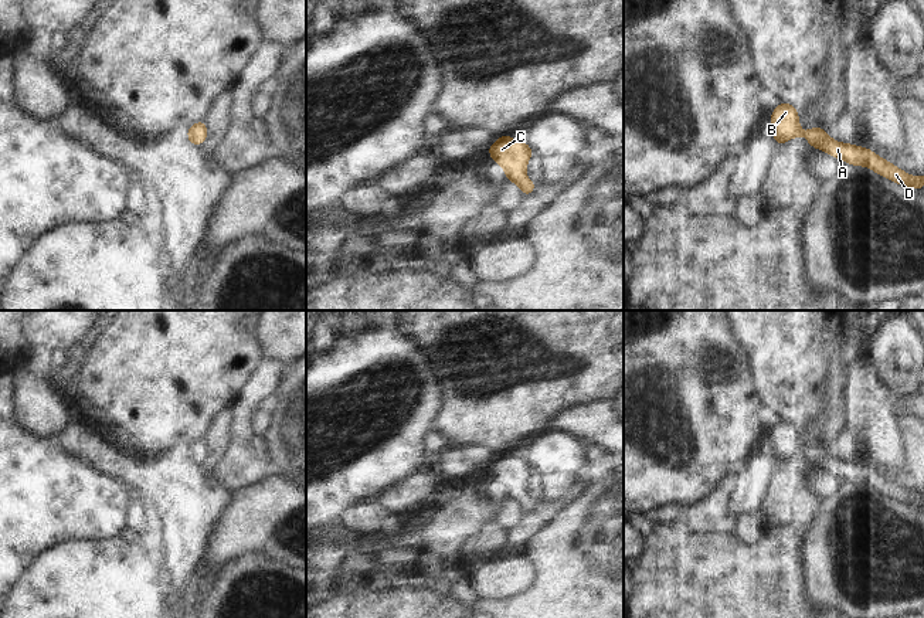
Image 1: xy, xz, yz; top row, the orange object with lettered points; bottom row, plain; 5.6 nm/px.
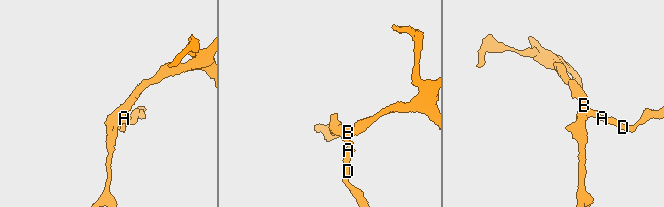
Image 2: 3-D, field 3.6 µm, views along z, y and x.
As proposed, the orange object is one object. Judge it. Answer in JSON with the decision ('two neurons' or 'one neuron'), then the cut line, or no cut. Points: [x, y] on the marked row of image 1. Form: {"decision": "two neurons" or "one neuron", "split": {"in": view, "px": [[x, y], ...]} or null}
{"decision": "one neuron", "split": null}

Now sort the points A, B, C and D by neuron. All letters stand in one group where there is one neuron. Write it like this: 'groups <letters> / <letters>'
groups A B C D

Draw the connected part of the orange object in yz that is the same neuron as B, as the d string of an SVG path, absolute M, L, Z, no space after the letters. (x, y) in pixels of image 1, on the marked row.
M781 102L771 111L771 130L777 146L784 145L794 137L804 136L811 147L826 152L829 156L838 157L852 166L870 167L876 174L908 189L923 190L924 187L924 177L920 179L907 174L904 170L880 157L866 146L859 147L853 143L840 143L829 137L822 126L815 126L804 132L799 126L799 115L792 103Z

